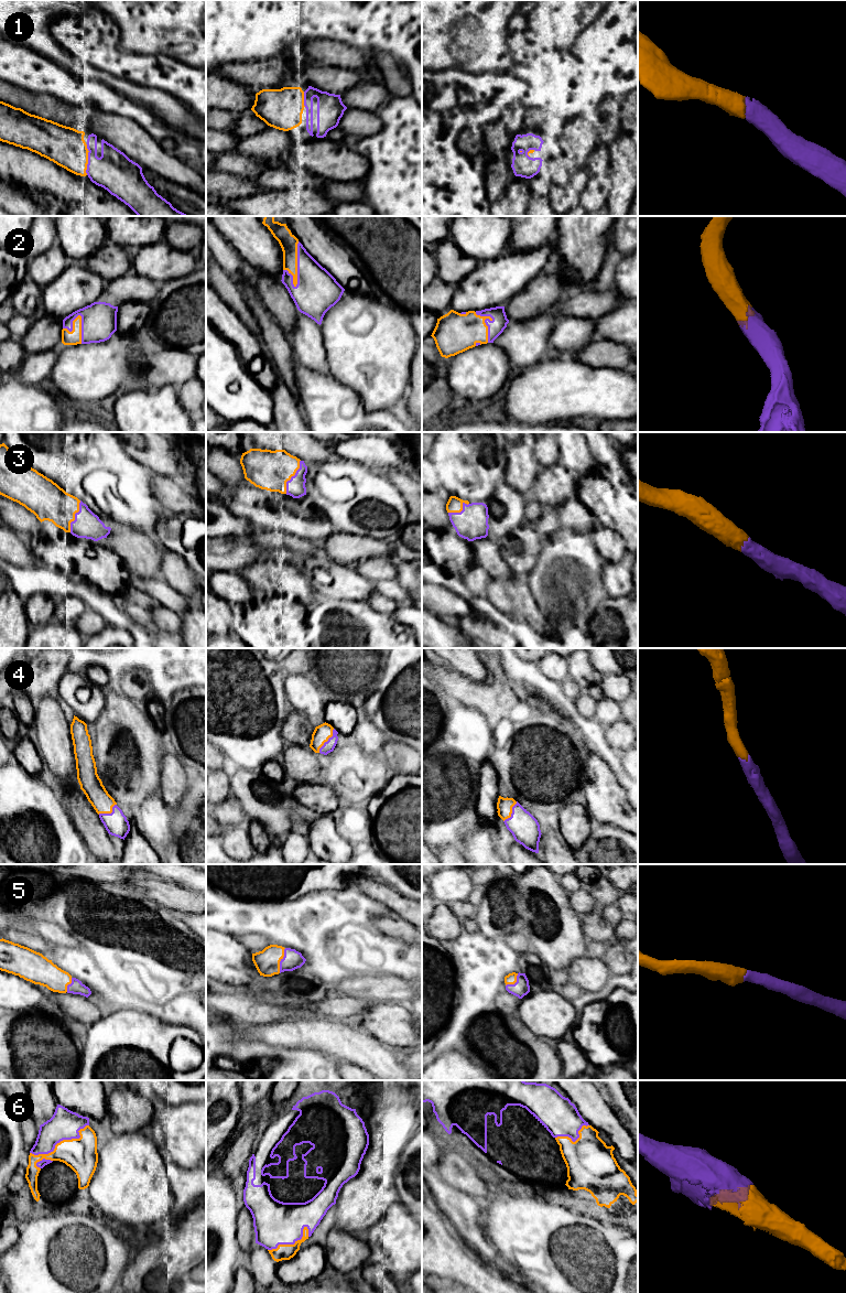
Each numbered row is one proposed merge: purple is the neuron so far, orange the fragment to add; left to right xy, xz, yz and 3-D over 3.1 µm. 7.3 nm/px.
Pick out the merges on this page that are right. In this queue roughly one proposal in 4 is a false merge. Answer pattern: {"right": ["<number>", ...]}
{"right": ["1", "2", "3", "4", "5", "6"]}

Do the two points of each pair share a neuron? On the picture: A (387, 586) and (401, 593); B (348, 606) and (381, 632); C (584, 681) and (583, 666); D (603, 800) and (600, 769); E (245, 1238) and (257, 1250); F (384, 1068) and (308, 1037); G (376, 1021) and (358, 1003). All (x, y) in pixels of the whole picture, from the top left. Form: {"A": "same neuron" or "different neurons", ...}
{"A": "same neuron", "B": "same neuron", "C": "same neuron", "D": "same neuron", "E": "different neurons", "F": "same neuron", "G": "different neurons"}

